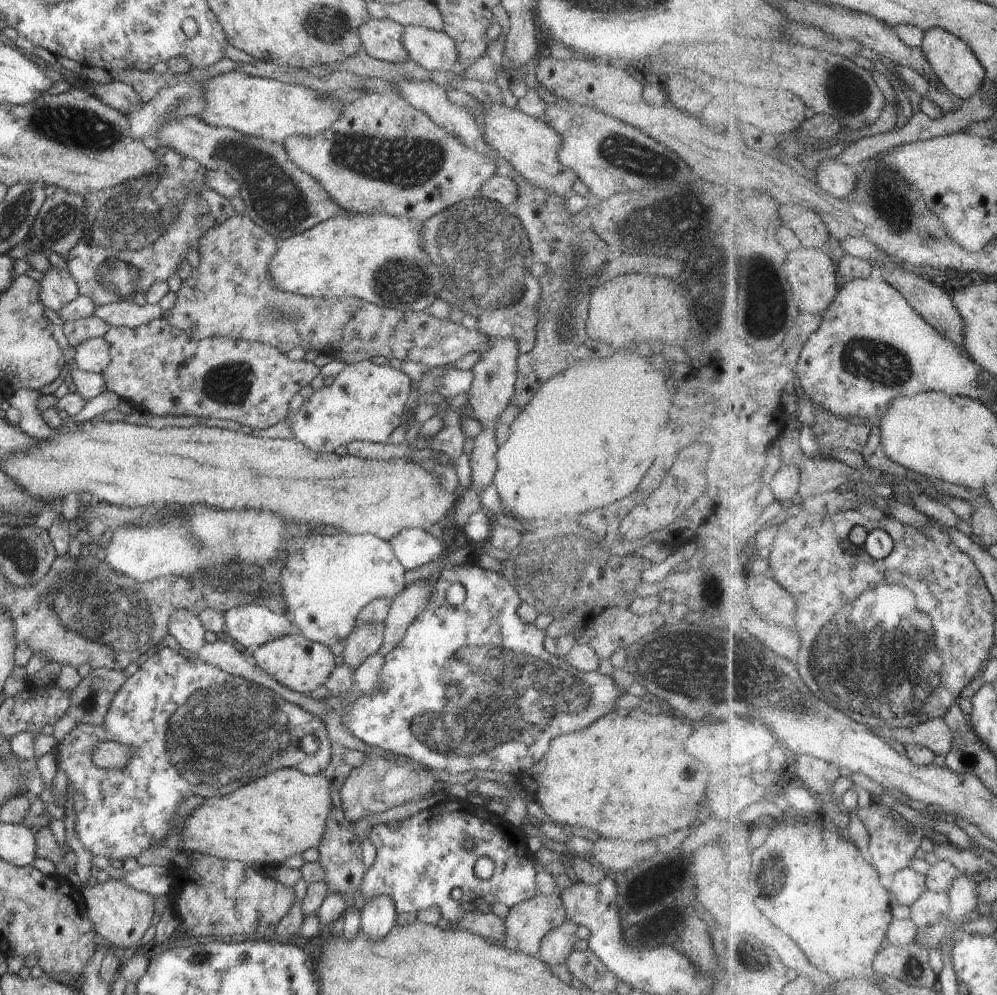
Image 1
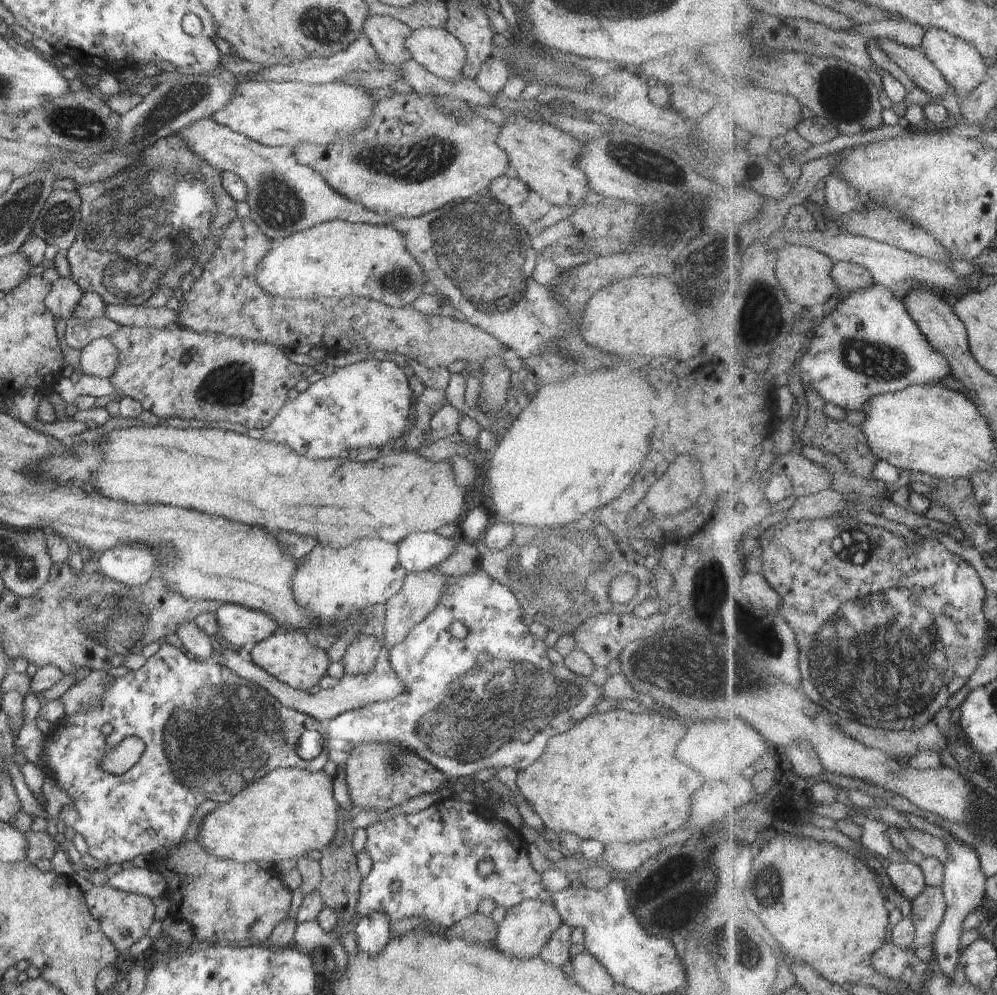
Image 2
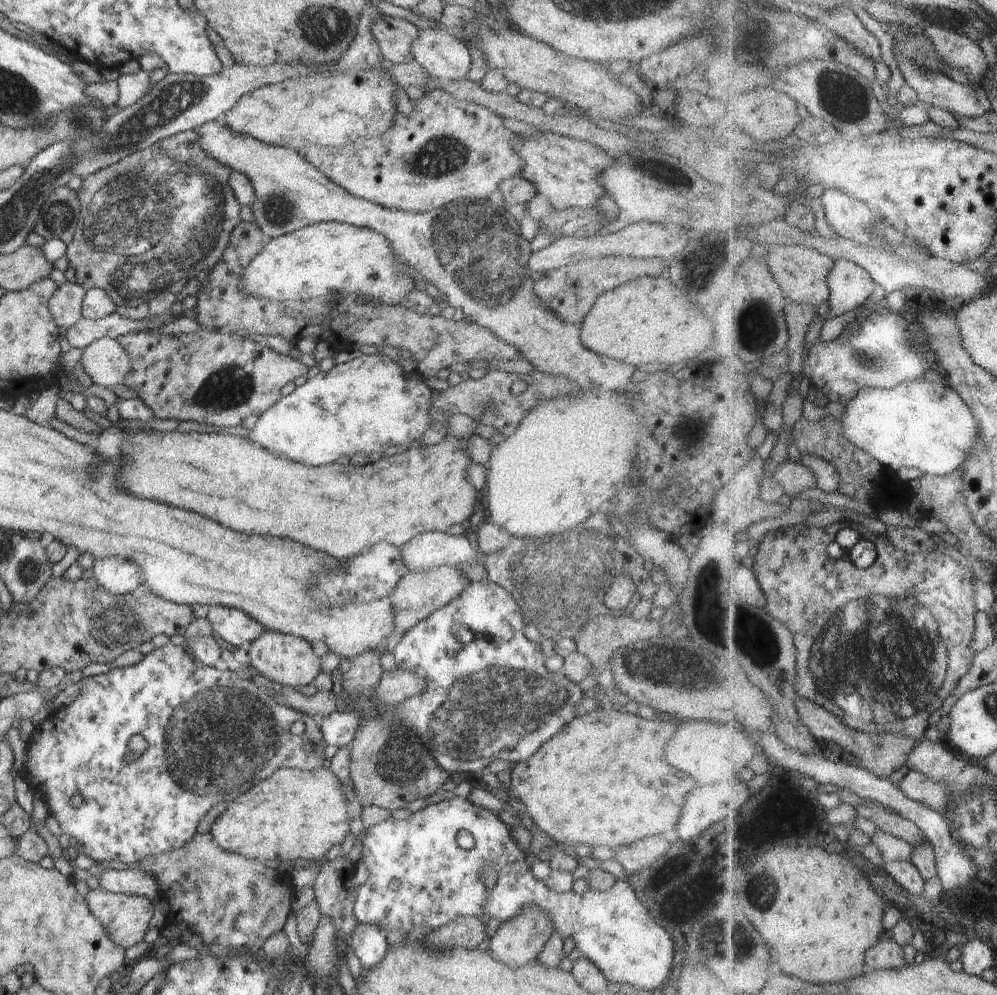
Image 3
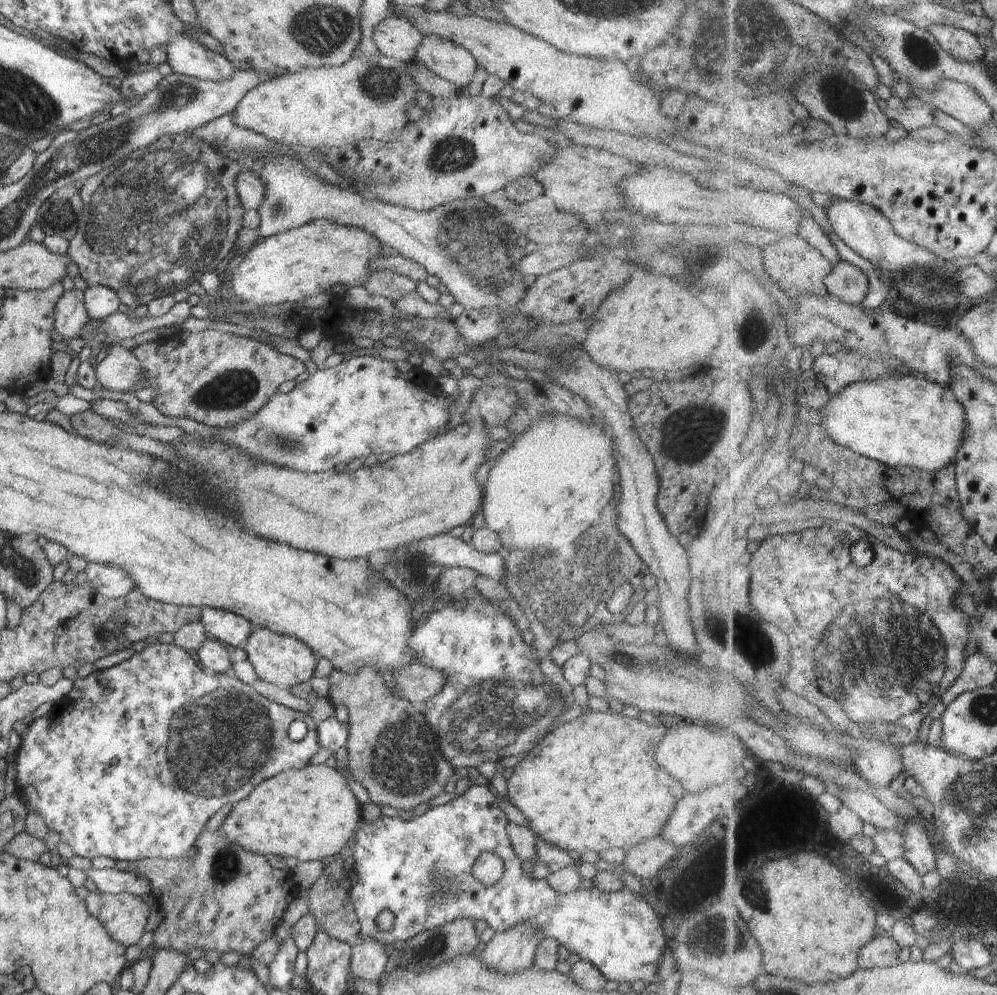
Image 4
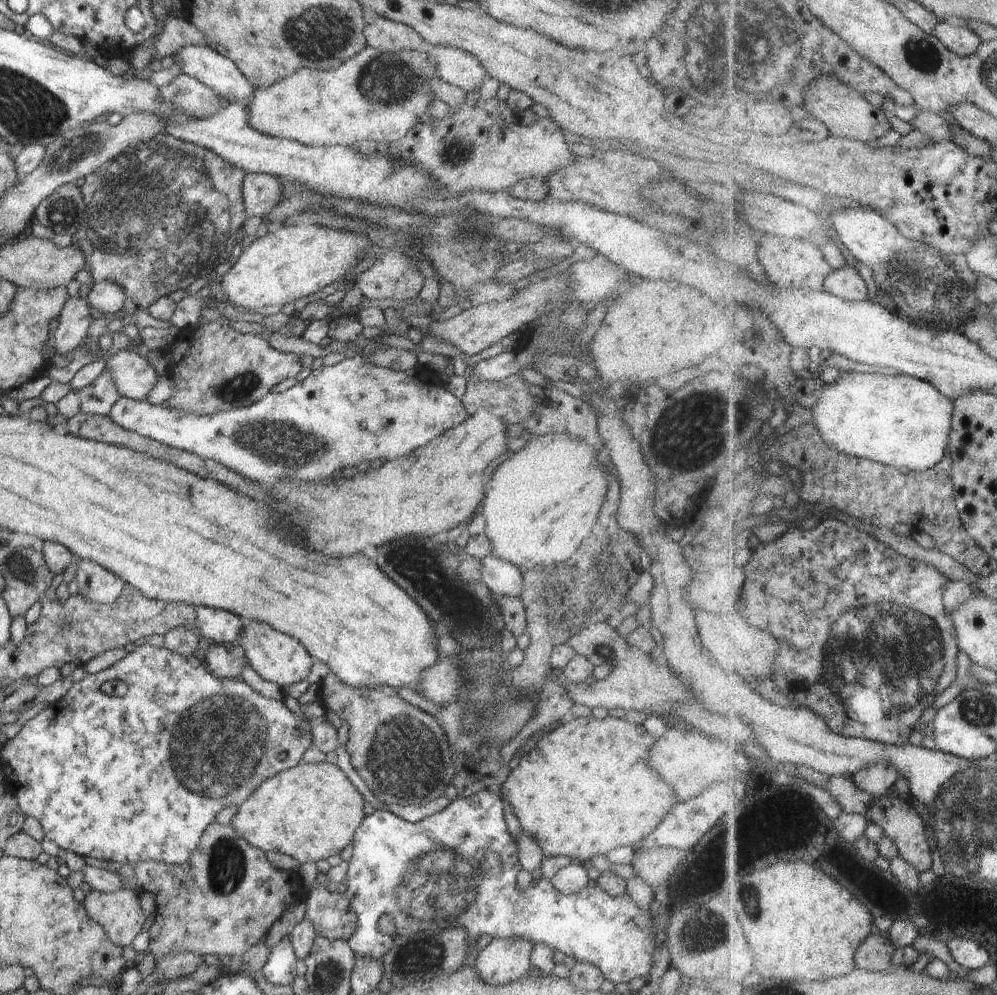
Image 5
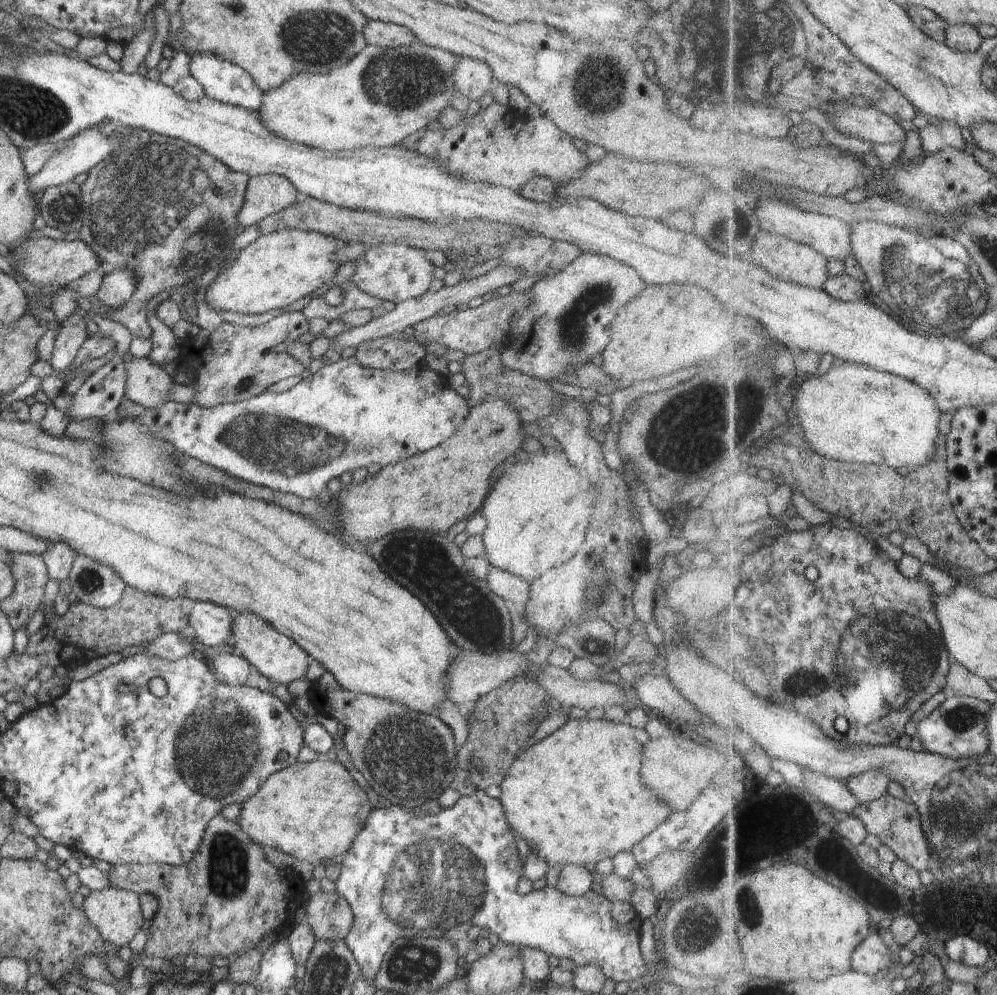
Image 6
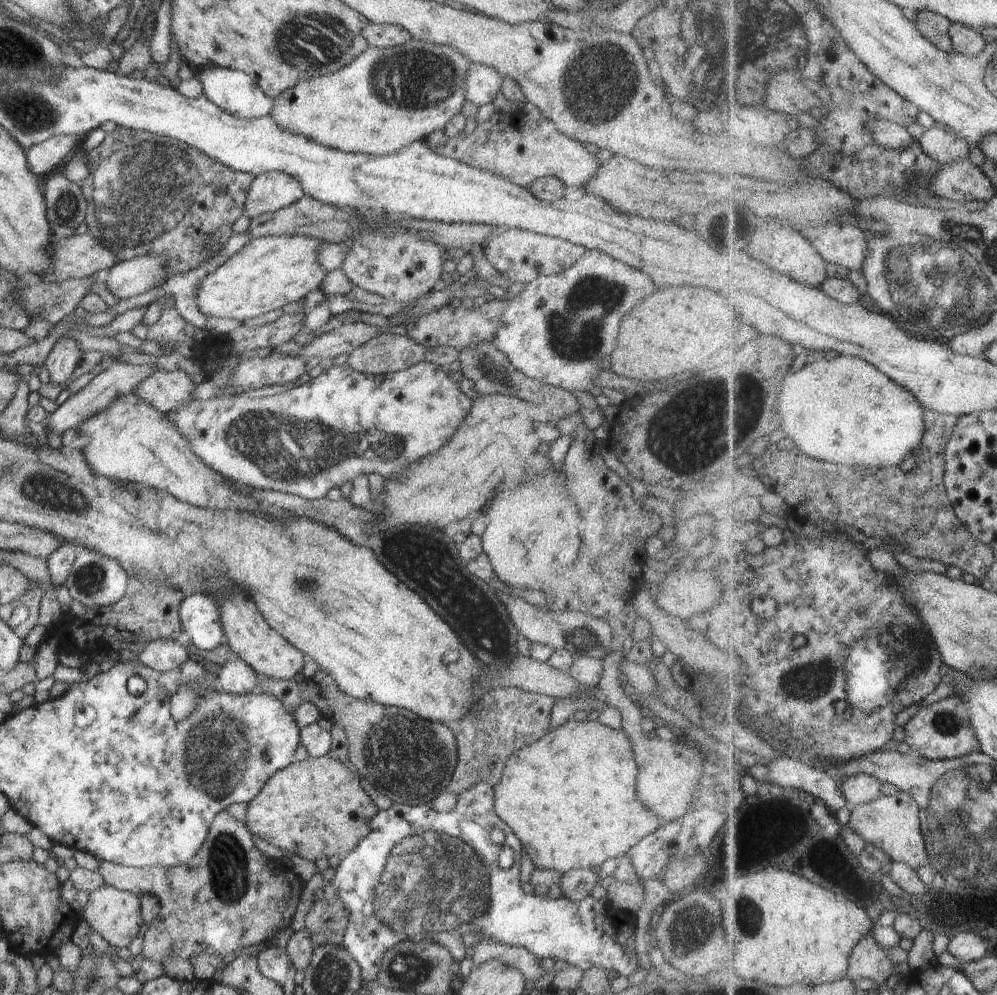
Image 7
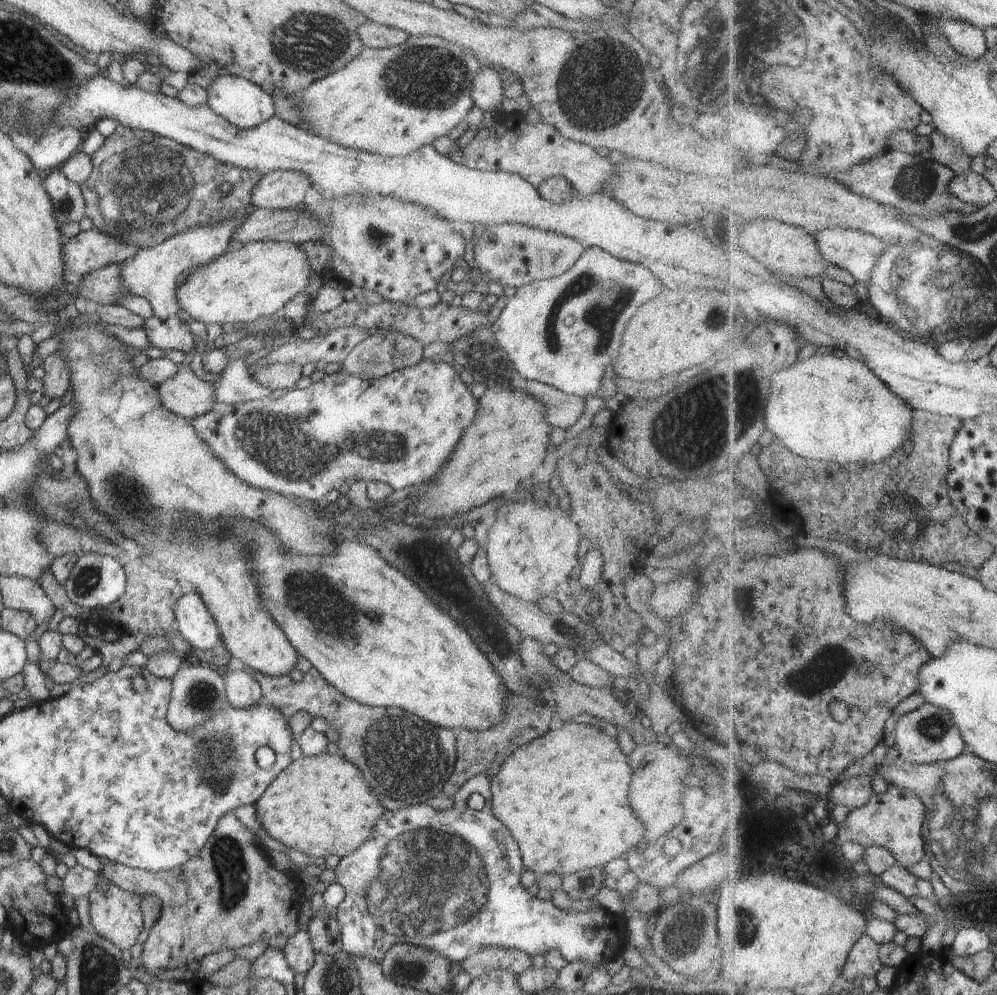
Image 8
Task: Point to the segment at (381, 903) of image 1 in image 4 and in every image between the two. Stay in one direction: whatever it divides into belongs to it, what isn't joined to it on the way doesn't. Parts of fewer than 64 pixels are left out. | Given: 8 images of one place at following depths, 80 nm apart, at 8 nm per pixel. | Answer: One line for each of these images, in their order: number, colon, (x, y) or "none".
2: (372, 932)
3: (369, 946)
4: (368, 956)

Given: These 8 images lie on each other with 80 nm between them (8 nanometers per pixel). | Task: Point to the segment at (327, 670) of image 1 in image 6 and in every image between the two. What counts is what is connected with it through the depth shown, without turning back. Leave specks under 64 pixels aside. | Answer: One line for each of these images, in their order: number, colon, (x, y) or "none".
2: (290, 657)
3: (289, 660)
4: (283, 660)
5: (278, 658)
6: (275, 656)

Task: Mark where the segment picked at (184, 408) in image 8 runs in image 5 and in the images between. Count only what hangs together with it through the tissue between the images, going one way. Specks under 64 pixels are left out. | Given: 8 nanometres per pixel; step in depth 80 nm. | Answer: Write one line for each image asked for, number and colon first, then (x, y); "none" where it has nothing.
5: (134, 377)
6: (147, 385)
7: (166, 391)

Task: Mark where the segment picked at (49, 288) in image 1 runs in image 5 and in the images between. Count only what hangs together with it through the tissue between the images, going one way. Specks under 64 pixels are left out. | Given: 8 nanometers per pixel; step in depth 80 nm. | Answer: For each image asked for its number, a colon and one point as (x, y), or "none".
2: (63, 296)
3: (65, 304)
4: (70, 315)
5: (74, 320)

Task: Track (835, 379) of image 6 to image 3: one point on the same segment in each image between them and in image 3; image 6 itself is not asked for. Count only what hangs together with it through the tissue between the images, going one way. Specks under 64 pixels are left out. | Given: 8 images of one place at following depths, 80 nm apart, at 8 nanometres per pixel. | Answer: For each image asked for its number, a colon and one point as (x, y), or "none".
3: (919, 424)
4: (907, 421)
5: (900, 421)

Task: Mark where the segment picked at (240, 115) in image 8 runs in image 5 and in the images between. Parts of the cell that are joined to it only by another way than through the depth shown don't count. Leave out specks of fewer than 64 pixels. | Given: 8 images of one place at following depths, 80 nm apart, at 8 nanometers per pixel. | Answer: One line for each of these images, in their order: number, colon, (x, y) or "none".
5: (221, 75)
6: (222, 81)
7: (233, 91)

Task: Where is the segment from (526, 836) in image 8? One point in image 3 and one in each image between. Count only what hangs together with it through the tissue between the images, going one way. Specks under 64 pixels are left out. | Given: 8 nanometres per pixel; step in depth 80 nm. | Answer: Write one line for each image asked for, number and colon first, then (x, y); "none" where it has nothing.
3: (602, 780)
4: (592, 783)
5: (585, 789)
6: (576, 797)
7: (570, 797)

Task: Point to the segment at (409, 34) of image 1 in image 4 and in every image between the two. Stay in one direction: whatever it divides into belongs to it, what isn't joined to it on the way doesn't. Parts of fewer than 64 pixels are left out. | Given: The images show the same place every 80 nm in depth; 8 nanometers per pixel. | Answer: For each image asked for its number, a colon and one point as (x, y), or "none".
2: (437, 50)
3: (442, 55)
4: (445, 58)

